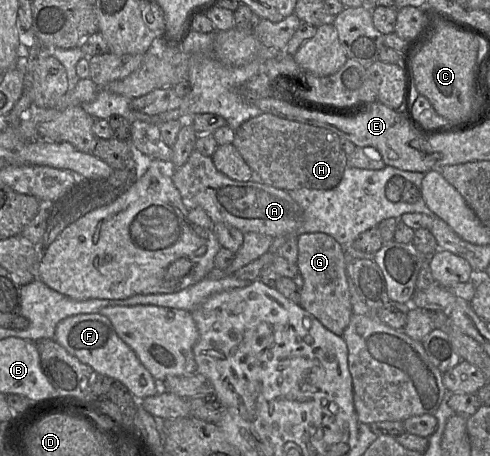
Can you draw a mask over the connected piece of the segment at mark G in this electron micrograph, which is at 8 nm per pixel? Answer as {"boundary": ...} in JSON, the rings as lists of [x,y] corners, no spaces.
{"boundary":[[[318,232],[299,235],[297,244],[299,305],[318,319],[329,331],[342,337],[352,317],[344,247],[330,235]]]}

